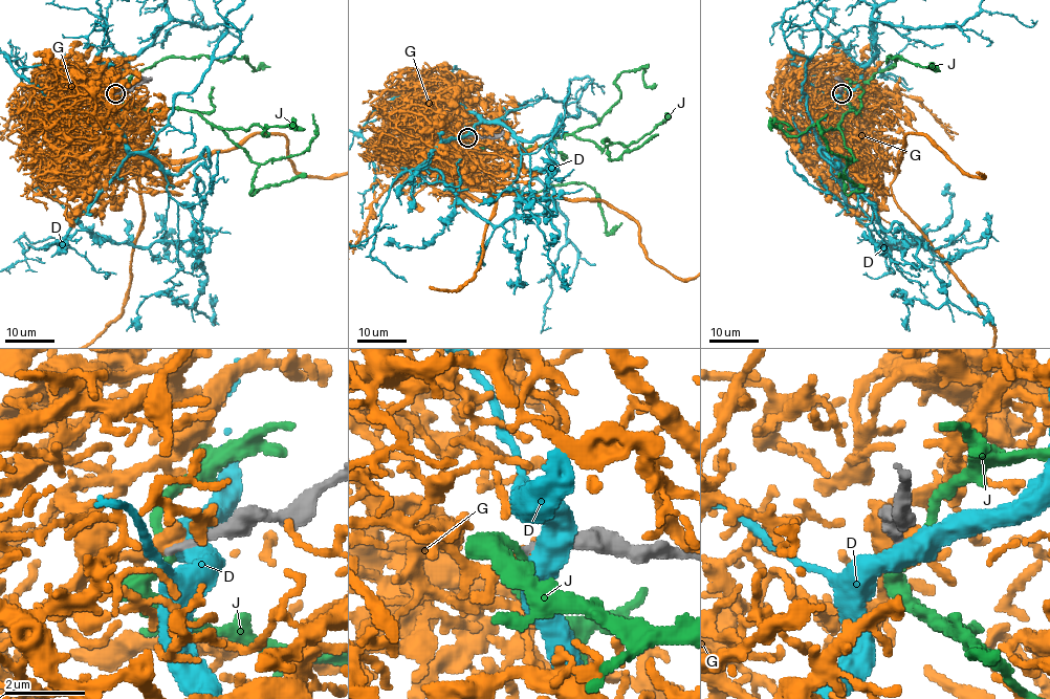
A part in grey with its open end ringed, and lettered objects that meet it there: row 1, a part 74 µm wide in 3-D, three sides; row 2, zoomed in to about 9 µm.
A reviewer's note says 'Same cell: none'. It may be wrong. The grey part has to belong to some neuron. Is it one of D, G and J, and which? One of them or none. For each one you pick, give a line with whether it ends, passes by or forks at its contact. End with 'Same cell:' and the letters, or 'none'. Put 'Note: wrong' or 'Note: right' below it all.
Same cell: none
Note: right

